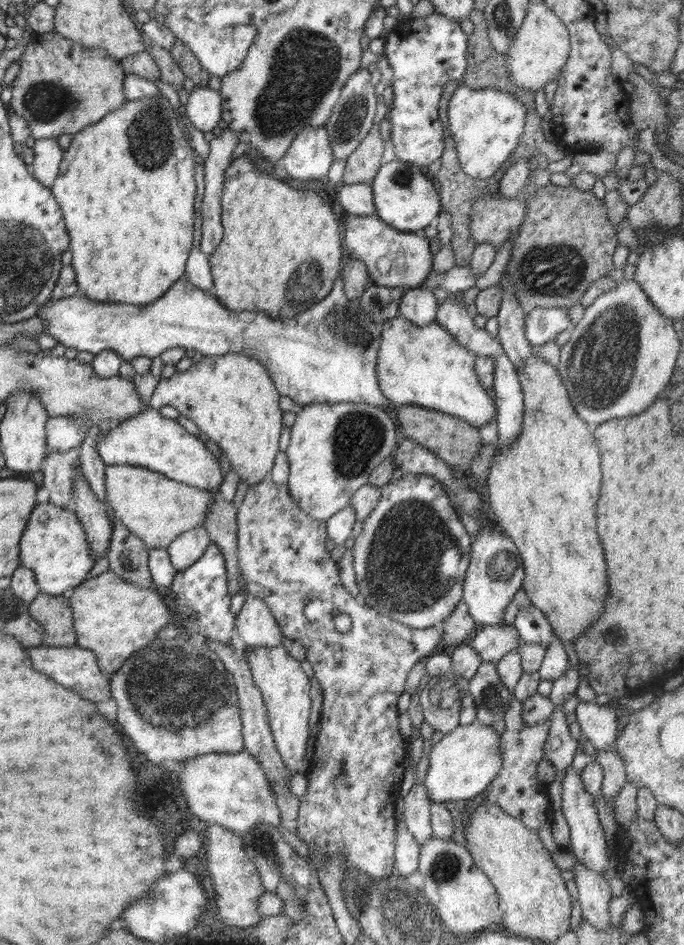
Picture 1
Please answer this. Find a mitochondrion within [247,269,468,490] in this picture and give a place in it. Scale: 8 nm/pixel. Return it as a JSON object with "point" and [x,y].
{"point":[359,437]}

